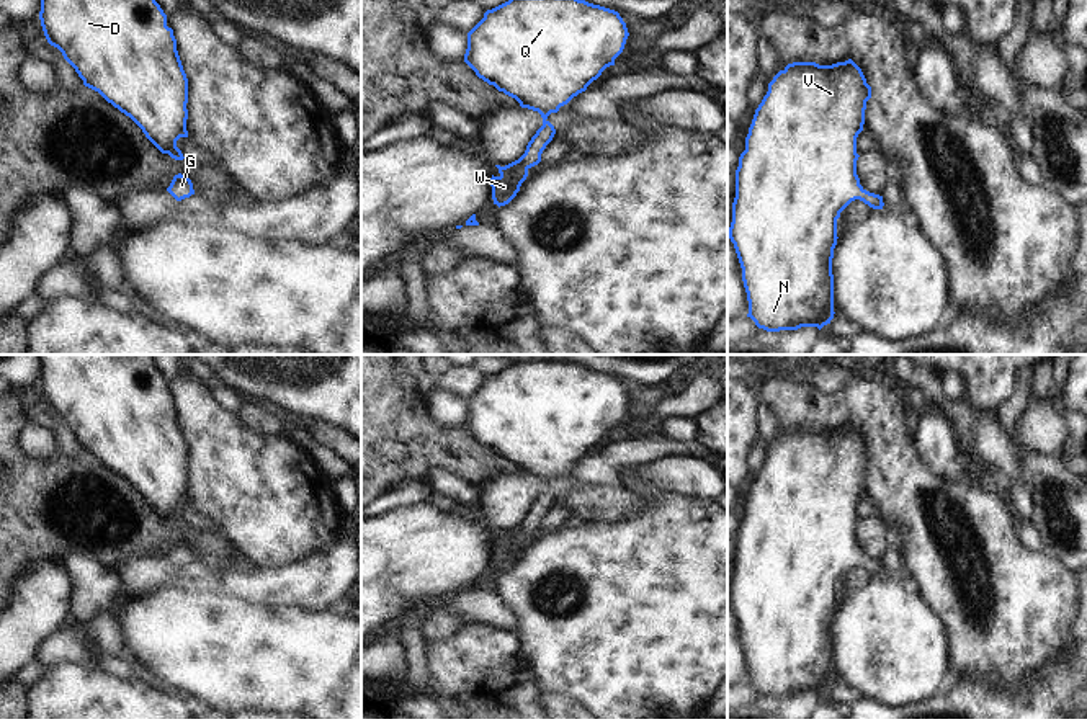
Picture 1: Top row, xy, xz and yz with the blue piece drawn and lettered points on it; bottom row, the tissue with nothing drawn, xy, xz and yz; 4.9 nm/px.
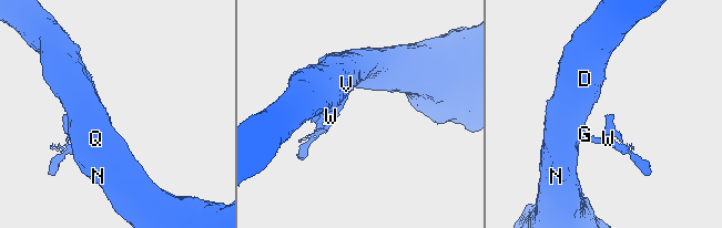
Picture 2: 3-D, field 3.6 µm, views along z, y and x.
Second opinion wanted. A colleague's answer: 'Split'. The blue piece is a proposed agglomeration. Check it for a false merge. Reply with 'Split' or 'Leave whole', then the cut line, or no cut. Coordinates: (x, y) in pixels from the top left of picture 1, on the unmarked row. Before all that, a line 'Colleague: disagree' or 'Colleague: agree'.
Colleague: disagree
Leave whole. No split.

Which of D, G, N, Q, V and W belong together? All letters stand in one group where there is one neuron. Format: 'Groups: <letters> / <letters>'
Groups: D G N Q V W.

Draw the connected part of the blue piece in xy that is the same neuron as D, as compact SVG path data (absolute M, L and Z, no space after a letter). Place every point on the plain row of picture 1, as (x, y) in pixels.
M38 355L41 363L39 386L47 409L57 413L75 435L83 451L98 458L108 469L129 482L145 503L175 526L183 526L177 513L180 503L188 503L188 444L183 436L173 395L167 381L149 355Z

